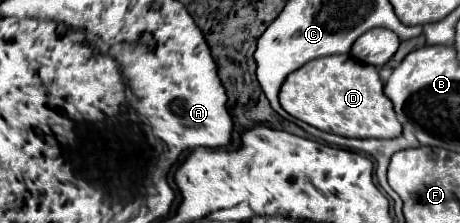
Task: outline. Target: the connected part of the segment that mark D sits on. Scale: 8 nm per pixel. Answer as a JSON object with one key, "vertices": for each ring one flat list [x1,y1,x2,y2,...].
{"vertices":[[349,54,315,58,313,62,307,62,299,70,291,72,285,78,285,84,281,86,279,102,291,116,295,116,319,130,333,132,339,136,347,136,347,138,397,138,397,136,401,136,401,124,395,118,391,100,383,94,383,82,377,74,377,68,359,62]]}

